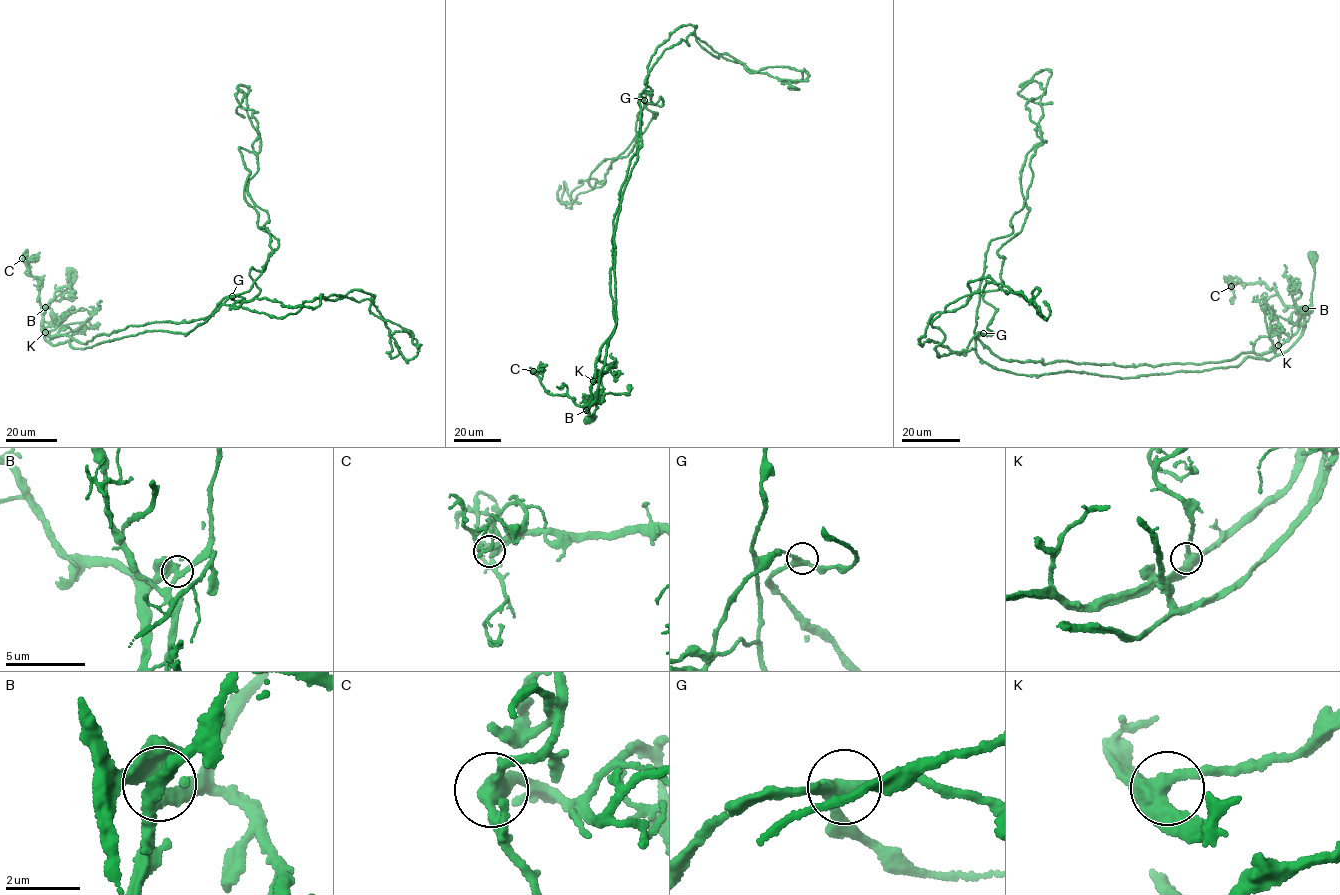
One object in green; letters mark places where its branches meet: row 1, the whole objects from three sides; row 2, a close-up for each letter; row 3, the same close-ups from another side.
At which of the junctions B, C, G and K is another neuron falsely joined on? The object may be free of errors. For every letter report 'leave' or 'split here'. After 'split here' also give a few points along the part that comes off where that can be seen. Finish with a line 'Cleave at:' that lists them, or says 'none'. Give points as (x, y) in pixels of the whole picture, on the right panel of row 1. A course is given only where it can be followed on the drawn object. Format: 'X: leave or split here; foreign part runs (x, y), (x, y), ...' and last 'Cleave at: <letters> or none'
B: split here; foreign part runs (1305, 308), (1296, 342), (1235, 366), (1121, 378), (981, 361), (985, 253), (1022, 208), (1051, 71), (1019, 87)
C: leave
G: leave
K: leave
Cleave at: B

